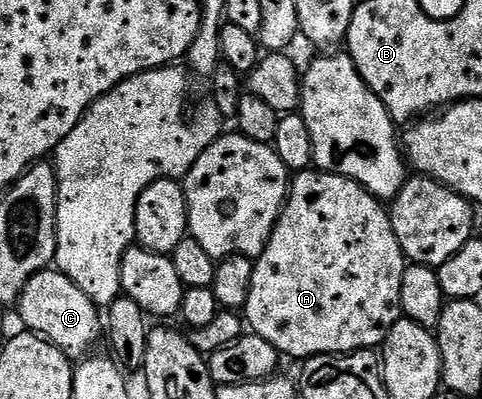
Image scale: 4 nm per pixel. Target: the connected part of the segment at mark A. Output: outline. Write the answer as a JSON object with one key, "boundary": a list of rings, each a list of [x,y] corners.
{"boundary":[[[319,168],[301,170],[291,179],[288,188],[288,199],[284,202],[284,211],[272,230],[266,248],[255,259],[252,268],[252,287],[242,311],[243,321],[251,333],[262,336],[262,340],[274,344],[274,348],[285,359],[300,358],[307,360],[319,354],[353,354],[356,350],[371,350],[383,347],[388,338],[390,328],[402,317],[400,301],[402,300],[402,276],[406,259],[398,244],[398,236],[394,236],[392,219],[385,203],[375,198],[368,190],[364,190],[352,178],[343,178],[341,174],[326,174]]]}

